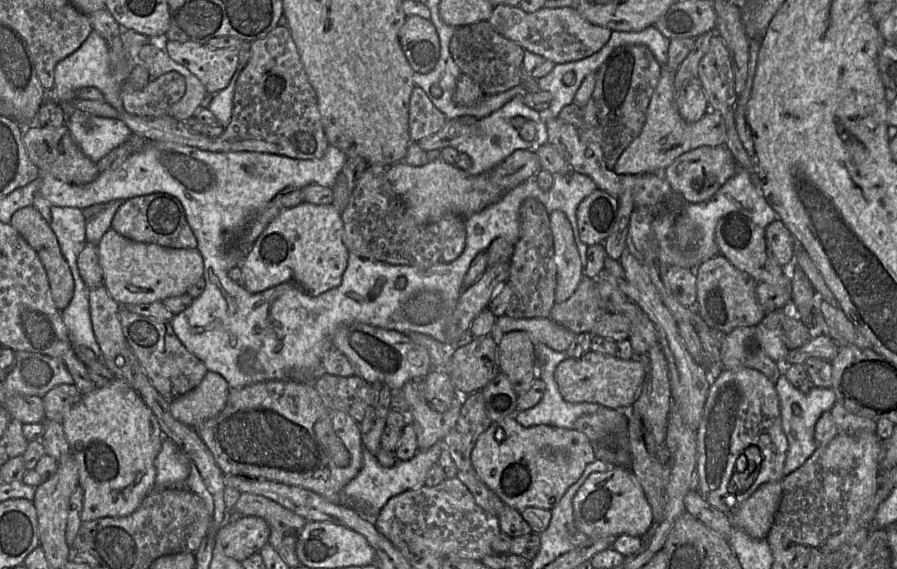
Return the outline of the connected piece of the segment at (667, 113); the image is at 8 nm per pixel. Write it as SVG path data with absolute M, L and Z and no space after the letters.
M662 65L658 84L647 108L643 128L615 163L612 170L616 174L662 173L683 153L702 146L717 147L725 144L726 126L718 111L709 109L700 120L694 123L686 122L681 117L676 106L675 72Z

